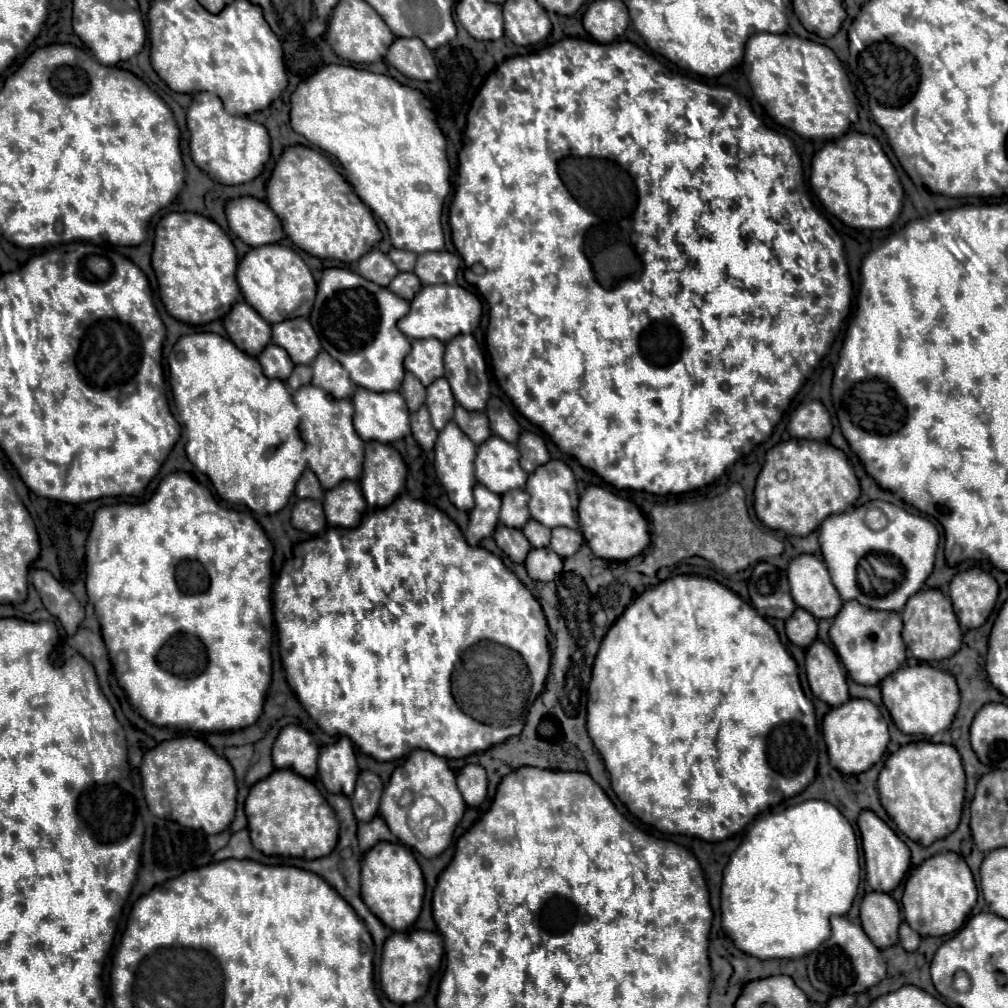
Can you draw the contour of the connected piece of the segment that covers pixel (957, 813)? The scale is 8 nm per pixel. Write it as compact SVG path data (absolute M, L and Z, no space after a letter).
M912 741L900 747L886 759L878 775L882 807L906 837L924 847L950 835L958 827L962 817L964 785L966 775L956 747L932 741Z

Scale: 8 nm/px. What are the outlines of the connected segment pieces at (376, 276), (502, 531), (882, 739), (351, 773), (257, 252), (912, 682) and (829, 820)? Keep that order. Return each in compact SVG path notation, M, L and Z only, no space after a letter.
M372 249L360 257L358 273L380 287L388 287L390 279L396 277L398 269L396 269L396 265L392 265L388 255L384 255L380 249Z
M506 525L496 527L494 541L516 563L524 563L528 551L532 549L530 541L524 537L524 533L520 529L508 529Z
M854 697L840 707L832 707L826 713L822 721L822 733L830 755L830 765L846 775L862 773L870 769L874 763L878 763L890 741L888 725L880 709L868 699L854 699Z
M340 737L334 745L324 745L320 749L318 775L330 793L344 793L346 797L352 795L358 765L352 741L348 741L348 737Z
M280 243L250 249L238 265L236 279L248 305L252 305L268 323L278 323L288 317L306 317L316 295L316 281L302 257Z
M914 665L914 667L900 667L896 673L888 675L882 683L882 701L886 709L890 711L896 727L902 733L918 733L932 737L938 731L944 731L950 727L958 705L960 705L960 693L956 687L956 679L940 669L934 669L930 665Z
M804 801L800 805L788 807L782 813L774 813L768 817L760 817L754 821L746 833L746 841L734 851L730 857L728 865L724 867L724 879L722 879L722 927L724 931L732 937L736 947L742 951L760 957L760 959L772 959L772 957L804 957L810 951L814 951L822 941L830 937L830 915L846 915L856 891L858 891L858 881L860 881L860 857L858 857L858 841L854 835L852 825L842 817L842 813L826 803L826 801Z

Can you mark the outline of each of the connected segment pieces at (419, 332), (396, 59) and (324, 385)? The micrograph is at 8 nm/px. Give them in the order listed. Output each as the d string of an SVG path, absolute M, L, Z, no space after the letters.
M422 285L420 293L410 301L410 311L398 321L398 329L412 339L434 337L442 343L458 333L472 333L482 317L482 301L464 287L452 285Z
M396 37L386 53L386 61L410 79L432 81L436 77L434 55L418 37Z
M320 351L316 361L312 361L312 385L328 391L336 399L350 399L356 389L346 369L326 351Z

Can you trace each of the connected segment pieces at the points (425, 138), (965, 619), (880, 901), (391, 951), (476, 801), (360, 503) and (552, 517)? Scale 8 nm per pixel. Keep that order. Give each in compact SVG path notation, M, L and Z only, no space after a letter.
M326 65L308 77L308 81L300 81L290 95L290 103L290 127L340 161L356 195L386 223L396 249L414 253L444 249L440 215L444 199L450 193L450 163L446 157L446 137L436 117L436 103L426 93L390 75L356 69L352 65Z
M970 567L950 581L950 599L954 613L964 629L980 627L992 613L996 597L996 579L980 567Z
M866 893L860 903L860 921L876 947L886 949L898 943L898 925L902 917L896 901L888 893Z
M408 929L400 933L392 933L384 943L382 965L380 965L380 985L382 991L394 1003L412 1003L420 999L430 983L432 973L440 967L444 955L444 941L440 935L424 929Z
M466 765L458 771L456 775L458 781L458 789L466 801L466 805L478 807L484 799L486 799L486 787L488 787L488 779L486 779L486 771L482 765Z
M342 481L324 495L324 513L332 527L356 527L364 511L366 501L358 481Z
M548 461L548 465L540 465L540 469L536 469L536 473L528 475L528 483L526 483L526 491L530 493L530 515L532 519L540 521L546 527L570 527L570 529L578 529L578 517L576 517L576 509L578 509L578 491L576 491L576 479L572 469L564 463L564 461Z

